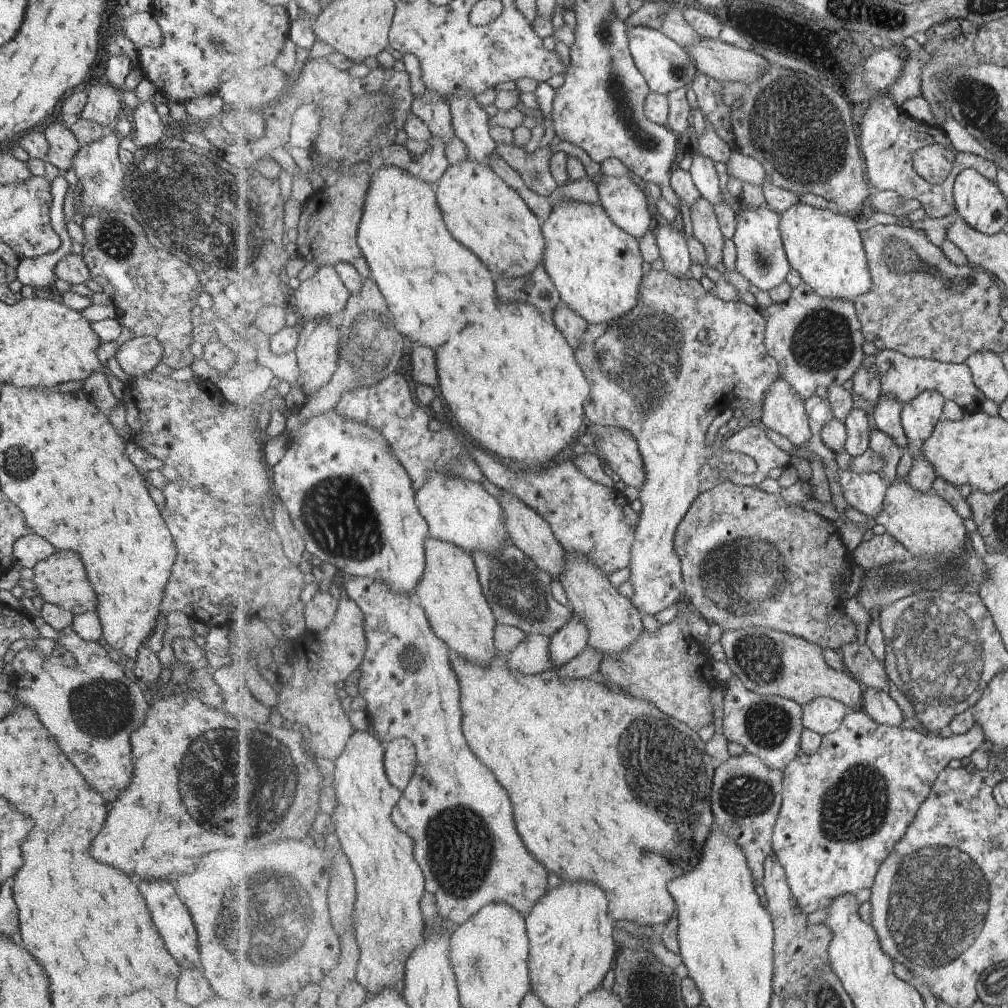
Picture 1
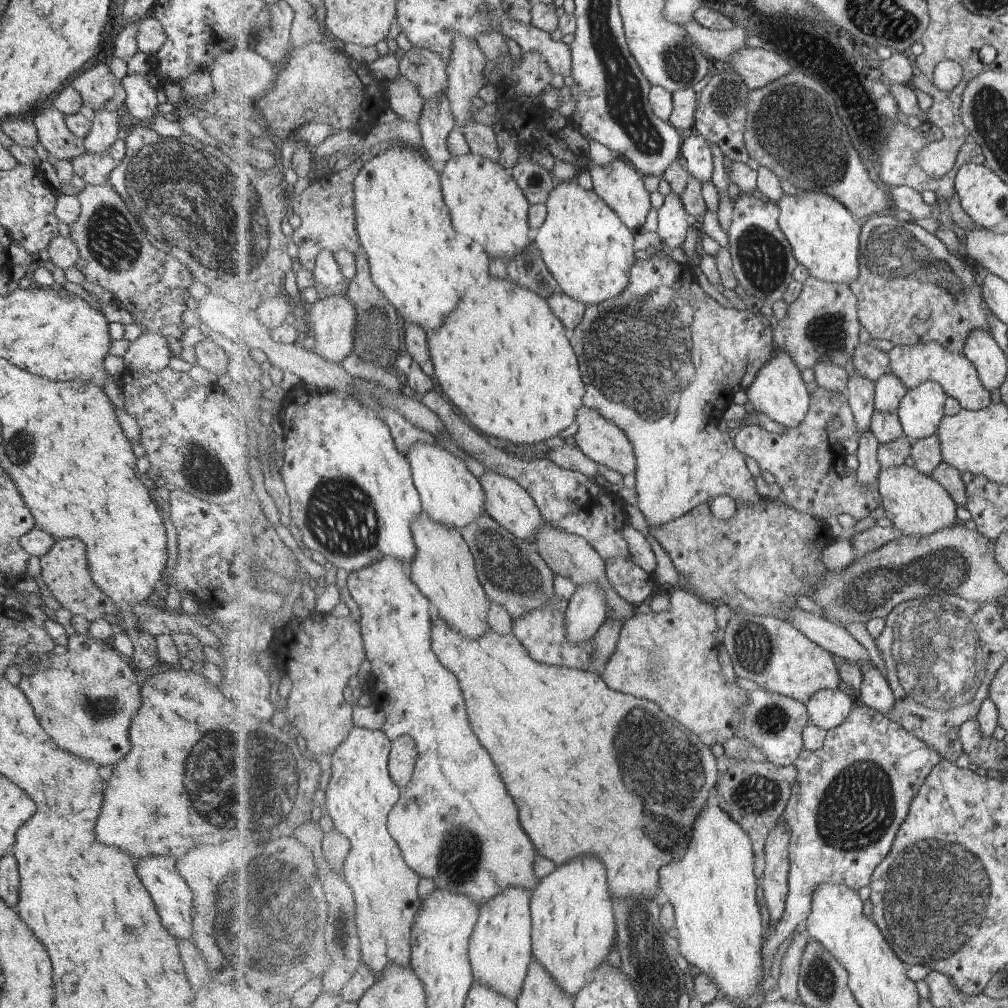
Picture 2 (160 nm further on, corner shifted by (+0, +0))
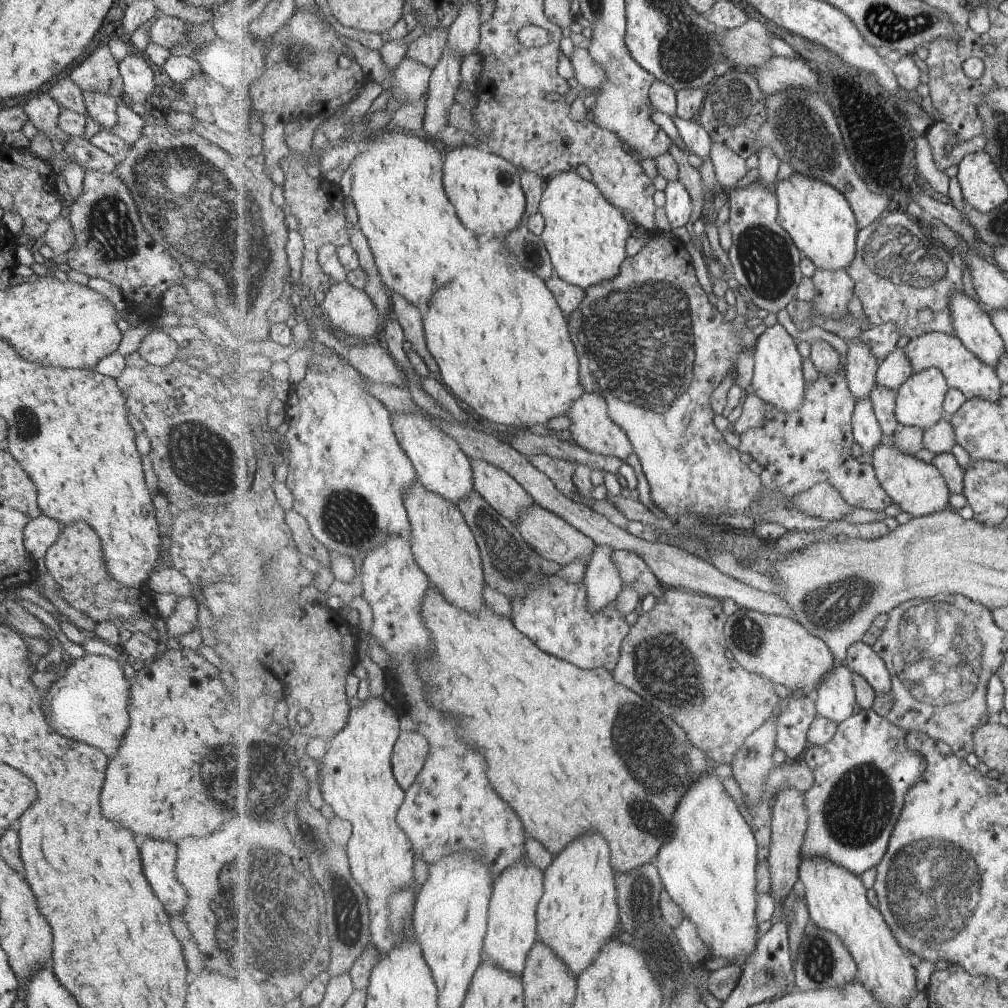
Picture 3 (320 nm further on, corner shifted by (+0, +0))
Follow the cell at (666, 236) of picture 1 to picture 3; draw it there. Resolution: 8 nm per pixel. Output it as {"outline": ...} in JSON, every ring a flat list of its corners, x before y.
{"outline":[[679,178,674,181,668,181,665,188,665,210,670,229,685,226,694,211,694,202,685,183]]}

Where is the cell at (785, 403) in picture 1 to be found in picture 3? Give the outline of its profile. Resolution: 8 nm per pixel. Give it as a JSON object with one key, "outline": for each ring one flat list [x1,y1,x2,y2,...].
{"outline":[[777,323,767,328,758,338,754,352,752,386,755,393,769,405,771,411,796,411,804,401,808,384,804,375,804,358,801,357,801,352,797,348,797,340,781,324]]}

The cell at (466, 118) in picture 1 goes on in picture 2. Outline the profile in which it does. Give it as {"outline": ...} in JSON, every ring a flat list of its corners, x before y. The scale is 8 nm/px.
{"outline":[[457,33,454,36,452,55,448,64,448,95,457,126,472,119,471,98,487,83,483,76,485,64,487,58,477,40]]}

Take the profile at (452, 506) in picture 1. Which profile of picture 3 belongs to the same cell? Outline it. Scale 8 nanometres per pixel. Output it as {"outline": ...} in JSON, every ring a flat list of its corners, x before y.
{"outline":[[417,411,395,413,392,425,401,446,415,465,419,480,430,491,435,491,458,505,462,498,475,491,472,459,461,448,460,443,446,433,435,419]]}

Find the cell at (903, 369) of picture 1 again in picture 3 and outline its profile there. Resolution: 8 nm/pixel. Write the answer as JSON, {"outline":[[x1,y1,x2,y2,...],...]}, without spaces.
{"outline":[[941,331,930,332,912,339,905,349,914,366,915,373,933,367,940,368,944,372,950,388,961,390,968,400,975,397,983,397,988,401,1001,400,1001,388,1003,388,1004,382,997,374,996,368,971,352,957,335]]}

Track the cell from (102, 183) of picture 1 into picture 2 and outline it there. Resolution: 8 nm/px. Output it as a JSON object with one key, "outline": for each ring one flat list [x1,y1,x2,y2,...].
{"outline":[[95,109,89,132,82,139,87,153,107,155,121,128,119,110]]}

